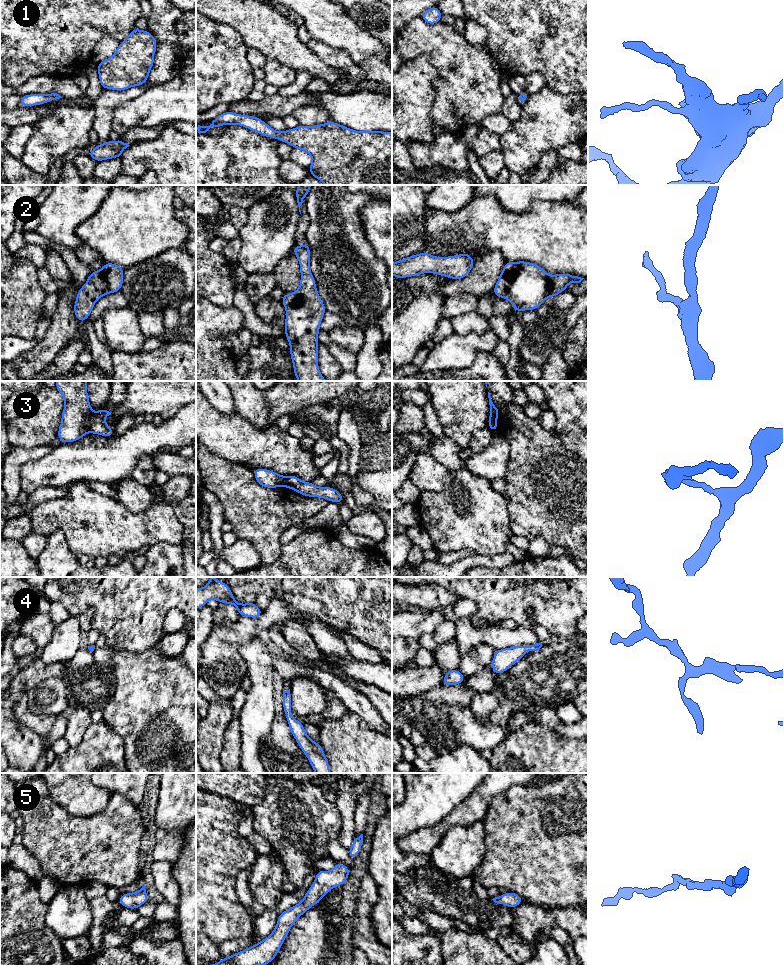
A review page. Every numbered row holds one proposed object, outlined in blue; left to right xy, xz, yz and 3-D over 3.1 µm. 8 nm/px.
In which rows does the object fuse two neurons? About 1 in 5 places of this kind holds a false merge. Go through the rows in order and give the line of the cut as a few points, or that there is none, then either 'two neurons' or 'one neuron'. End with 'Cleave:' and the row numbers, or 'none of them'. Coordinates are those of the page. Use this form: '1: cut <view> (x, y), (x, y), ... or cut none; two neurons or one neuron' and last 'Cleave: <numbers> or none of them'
1: cut none; one neuron
2: cut none; one neuron
3: cut xy (93, 414), (90, 419), (89, 431); two neurons
4: cut none; one neuron
5: cut none; one neuron
Cleave: 3

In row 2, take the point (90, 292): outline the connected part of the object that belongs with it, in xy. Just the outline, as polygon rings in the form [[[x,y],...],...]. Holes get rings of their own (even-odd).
[[[106,262],[99,271],[90,272],[87,282],[79,289],[74,303],[74,314],[80,323],[89,319],[96,301],[110,293],[120,292],[124,268]]]

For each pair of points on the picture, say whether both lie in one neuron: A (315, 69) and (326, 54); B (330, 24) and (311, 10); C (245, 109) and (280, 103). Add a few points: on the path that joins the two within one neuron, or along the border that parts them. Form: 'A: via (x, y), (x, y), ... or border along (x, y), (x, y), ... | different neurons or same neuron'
A: border along (305, 44), (321, 60), (342, 72) | different neurons
B: via (325, 20), (316, 11) | same neuron
C: via (254, 108), (271, 105) | same neuron

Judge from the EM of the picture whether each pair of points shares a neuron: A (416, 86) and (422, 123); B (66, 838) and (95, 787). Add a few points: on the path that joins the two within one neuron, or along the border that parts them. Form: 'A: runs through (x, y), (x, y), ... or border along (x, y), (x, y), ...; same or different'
A: runs through (416, 95), (416, 114); same
B: border along (58, 805), (76, 816), (91, 816), (102, 810); different

